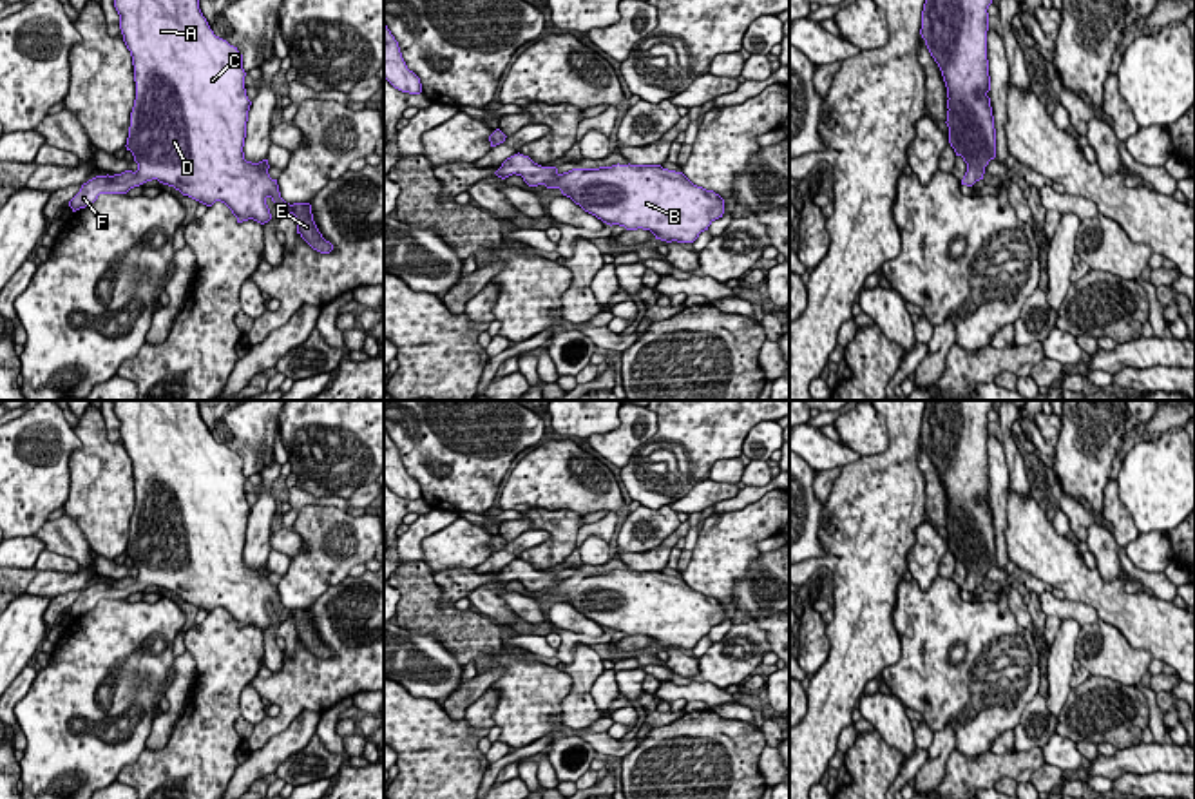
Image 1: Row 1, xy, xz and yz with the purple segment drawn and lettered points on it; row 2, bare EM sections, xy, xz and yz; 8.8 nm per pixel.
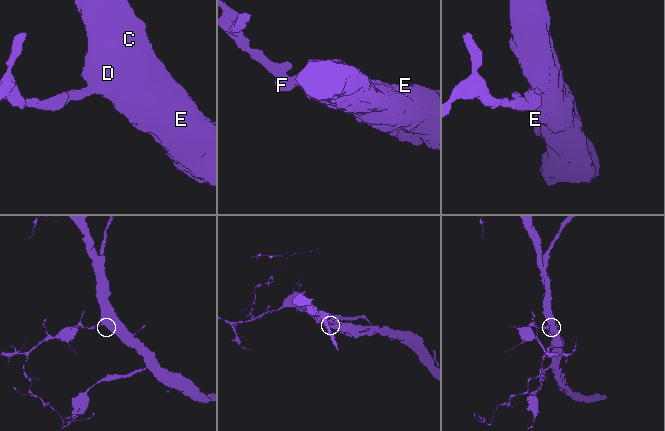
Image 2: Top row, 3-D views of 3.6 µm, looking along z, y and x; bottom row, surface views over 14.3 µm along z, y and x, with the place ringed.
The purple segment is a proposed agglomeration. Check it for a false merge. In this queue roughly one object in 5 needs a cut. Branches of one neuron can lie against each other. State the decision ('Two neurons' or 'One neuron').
One neuron

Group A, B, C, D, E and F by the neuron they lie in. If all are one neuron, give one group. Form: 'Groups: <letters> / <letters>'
Groups: A B C D E F

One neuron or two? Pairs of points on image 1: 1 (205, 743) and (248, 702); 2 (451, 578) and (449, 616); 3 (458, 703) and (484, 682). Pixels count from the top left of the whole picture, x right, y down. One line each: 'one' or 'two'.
1: two
2: two
3: one

